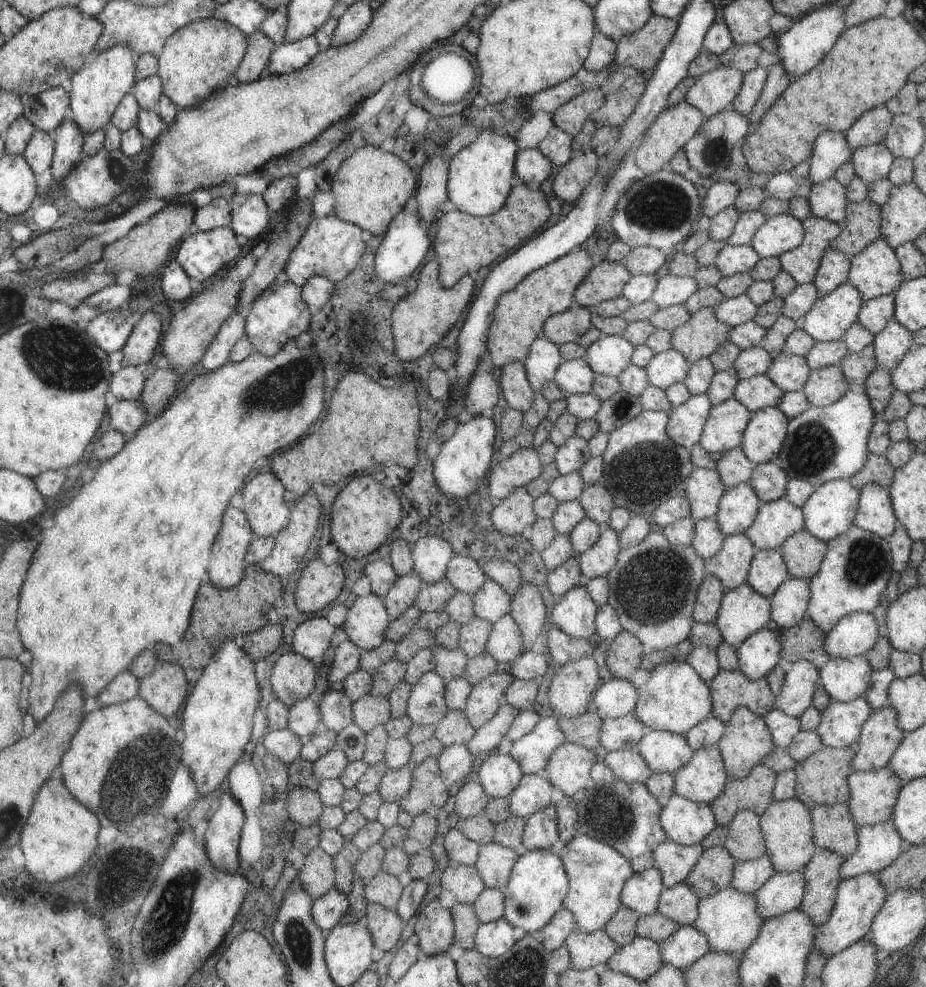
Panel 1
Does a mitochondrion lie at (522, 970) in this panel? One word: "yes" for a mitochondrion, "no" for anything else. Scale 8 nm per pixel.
yes

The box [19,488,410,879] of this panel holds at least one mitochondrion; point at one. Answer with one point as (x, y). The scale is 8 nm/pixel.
(134, 774)

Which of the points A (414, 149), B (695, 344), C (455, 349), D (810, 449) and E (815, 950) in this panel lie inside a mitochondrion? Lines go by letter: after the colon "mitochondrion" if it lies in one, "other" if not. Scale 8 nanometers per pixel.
A: other
B: other
C: other
D: mitochondrion
E: other

